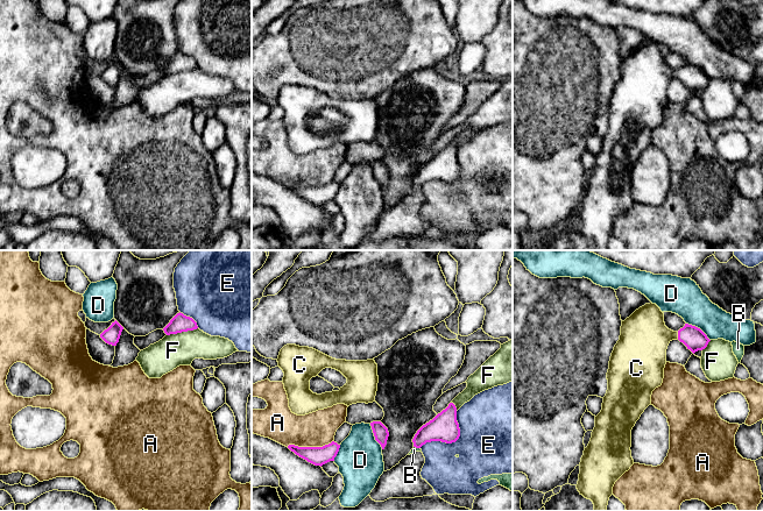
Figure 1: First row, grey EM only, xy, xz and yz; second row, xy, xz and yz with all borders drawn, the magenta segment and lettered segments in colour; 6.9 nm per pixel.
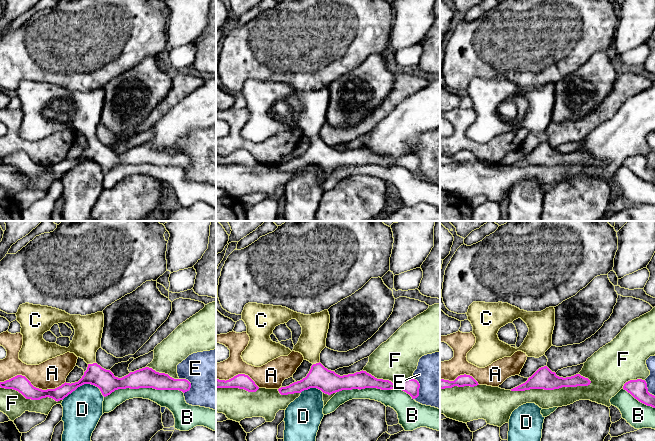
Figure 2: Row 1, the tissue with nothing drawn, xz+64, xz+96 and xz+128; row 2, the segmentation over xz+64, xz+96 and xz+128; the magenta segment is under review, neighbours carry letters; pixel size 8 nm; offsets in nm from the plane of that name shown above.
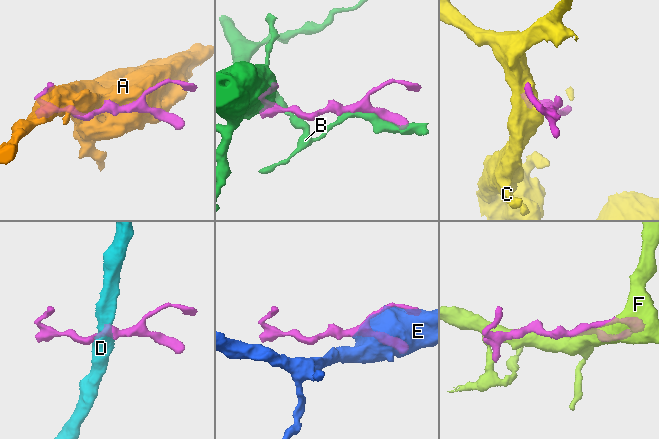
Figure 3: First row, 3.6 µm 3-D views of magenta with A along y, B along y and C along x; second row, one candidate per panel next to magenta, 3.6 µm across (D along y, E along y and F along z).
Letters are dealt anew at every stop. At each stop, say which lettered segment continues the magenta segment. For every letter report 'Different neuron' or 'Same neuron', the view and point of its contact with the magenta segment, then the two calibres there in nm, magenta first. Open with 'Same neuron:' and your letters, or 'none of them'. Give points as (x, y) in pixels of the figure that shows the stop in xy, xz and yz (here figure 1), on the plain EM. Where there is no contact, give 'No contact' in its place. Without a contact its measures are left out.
Same neuron: C
A: Different neuron. Touches magenta at xz (310, 186). Thickness 130 nm (magenta) against 240 nm
B: Different neuron. Touches magenta at xz (417, 186). Thickness 200 nm (magenta) against 40 nm
C: Same neuron. Touches magenta at yz (678, 75). Thickness 160 nm (magenta) against 340 nm
D: Different neuron. Touches magenta at xz (374, 175). Thickness 100 nm (magenta) against 320 nm
E: Different neuron. Touches magenta at xz (452, 181). Thickness 200 nm (magenta) against 420 nm
F: Different neuron. Touches magenta at xy (182, 70). Thickness 120 nm (magenta) against 220 nm

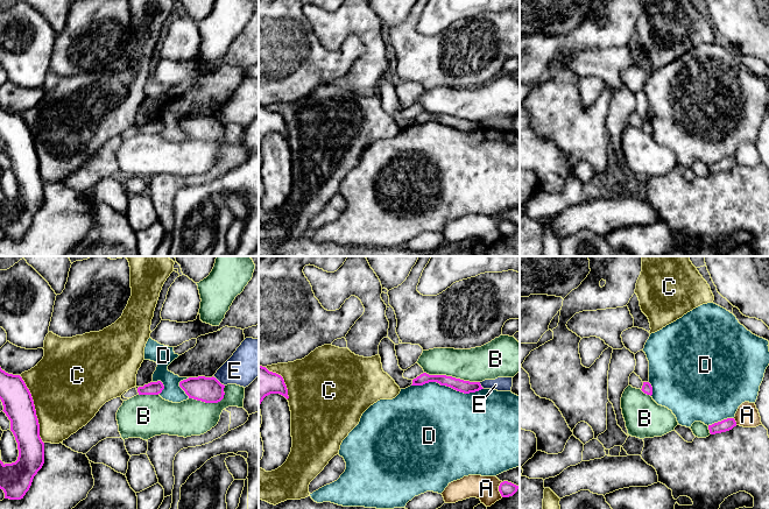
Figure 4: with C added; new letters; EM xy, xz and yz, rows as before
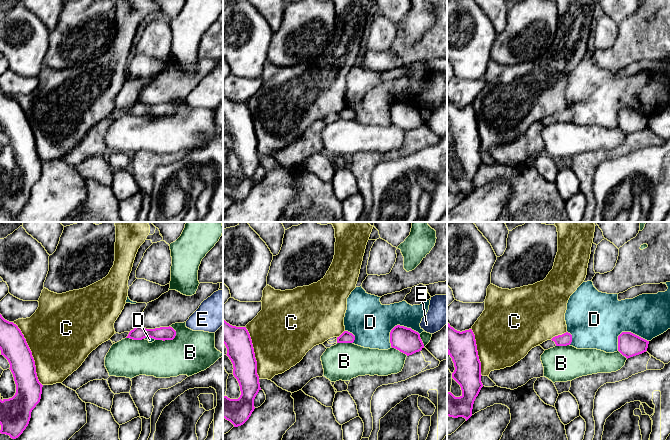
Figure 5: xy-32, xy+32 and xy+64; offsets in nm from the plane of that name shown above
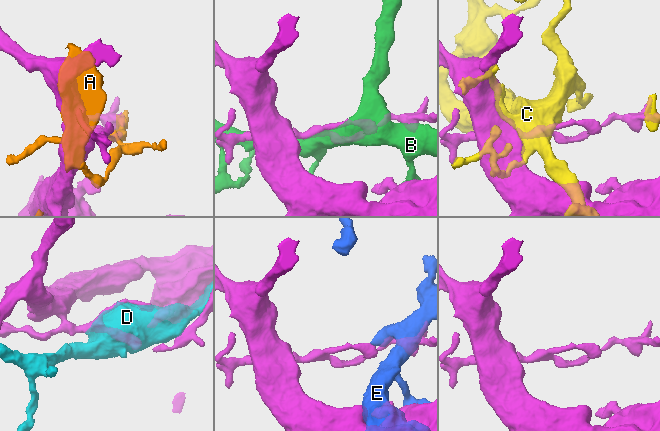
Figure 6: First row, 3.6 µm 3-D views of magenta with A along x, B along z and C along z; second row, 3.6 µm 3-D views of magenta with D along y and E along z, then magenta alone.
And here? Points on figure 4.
Same neuron: none of them
A: Different neuron. Touches magenta at xz (499, 228). Thickness 100 nm (magenta) against 170 nm
B: Different neuron. Touches magenta at xz (451, 115). Thickness 90 nm (magenta) against 240 nm
C: Different neuron. Touches magenta at xy (34, 148). Thickness 220 nm (magenta) against 480 nm
D: Different neuron. Touches magenta at xz (448, 125). Thickness 90 nm (magenta) against 480 nm
E: Different neuron. Touches magenta at xy (217, 119). Thickness 180 nm (magenta) against 240 nm

